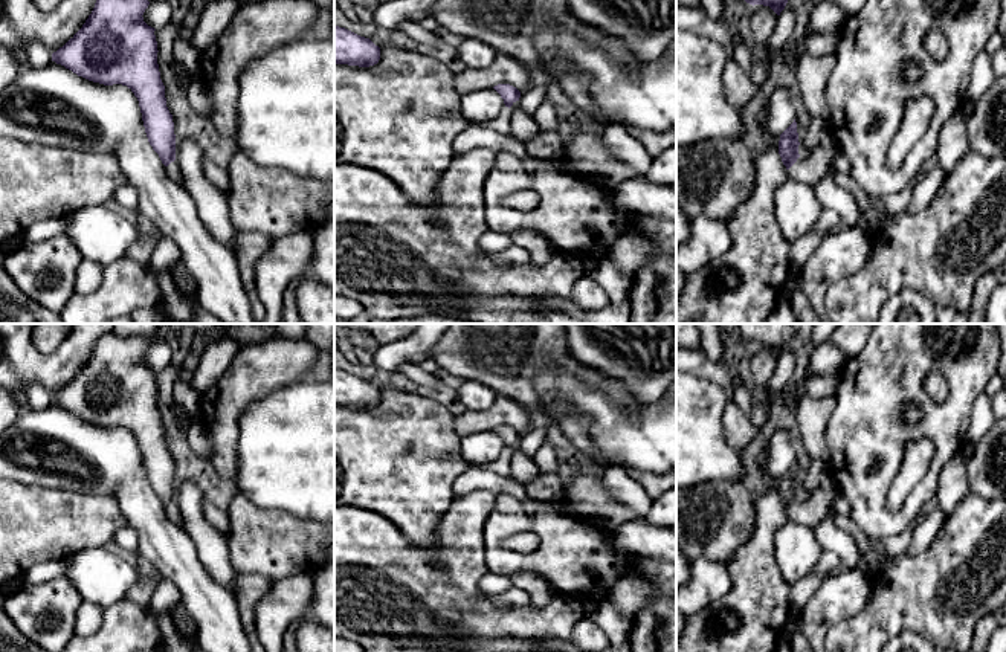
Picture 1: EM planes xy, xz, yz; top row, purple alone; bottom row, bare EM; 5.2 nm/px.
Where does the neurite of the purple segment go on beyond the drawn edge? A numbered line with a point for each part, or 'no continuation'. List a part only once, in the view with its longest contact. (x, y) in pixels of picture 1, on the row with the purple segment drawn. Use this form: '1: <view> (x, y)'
1: yz (811, 168)

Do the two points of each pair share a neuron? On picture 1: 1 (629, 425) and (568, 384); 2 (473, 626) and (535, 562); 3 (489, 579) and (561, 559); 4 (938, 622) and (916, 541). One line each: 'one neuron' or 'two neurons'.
1: one neuron
2: two neurons
3: two neurons
4: two neurons

